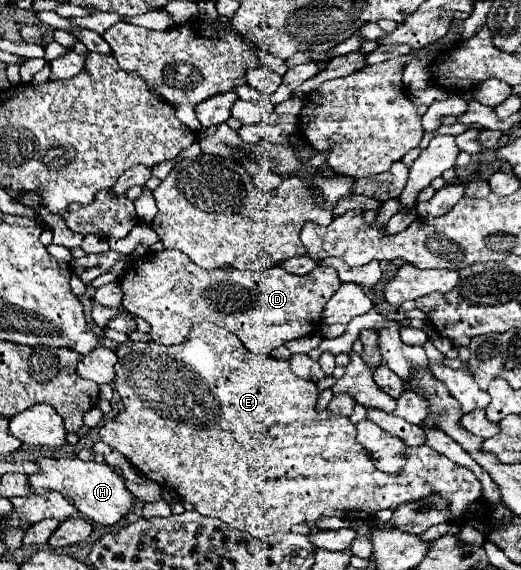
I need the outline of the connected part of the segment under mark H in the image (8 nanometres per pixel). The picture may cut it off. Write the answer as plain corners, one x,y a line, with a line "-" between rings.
38,458
38,464
40,472
30,476
30,484
36,494
46,490
58,490
64,496
70,496
70,500
84,516
102,526
112,526
134,510
136,498
126,488
126,480
116,474
108,464
84,462
80,458

